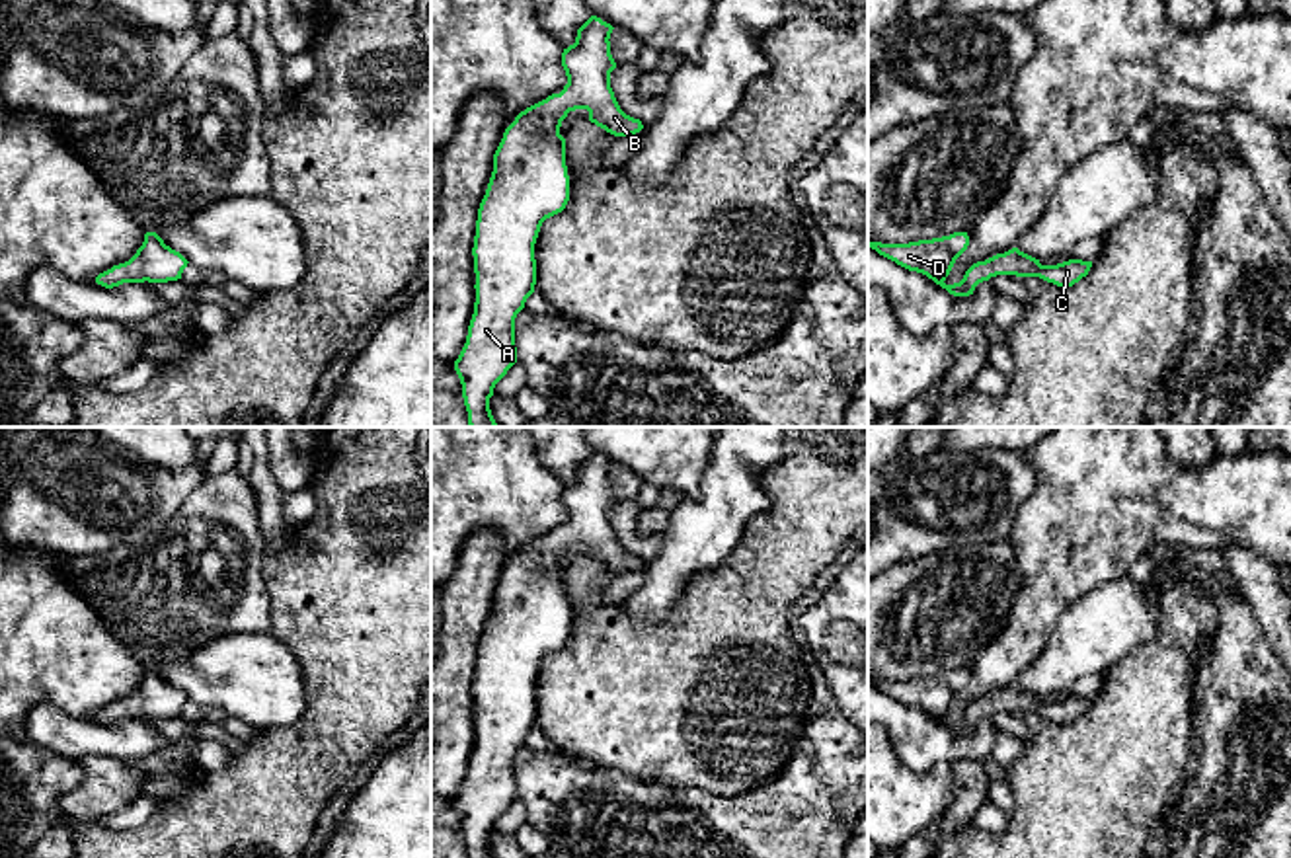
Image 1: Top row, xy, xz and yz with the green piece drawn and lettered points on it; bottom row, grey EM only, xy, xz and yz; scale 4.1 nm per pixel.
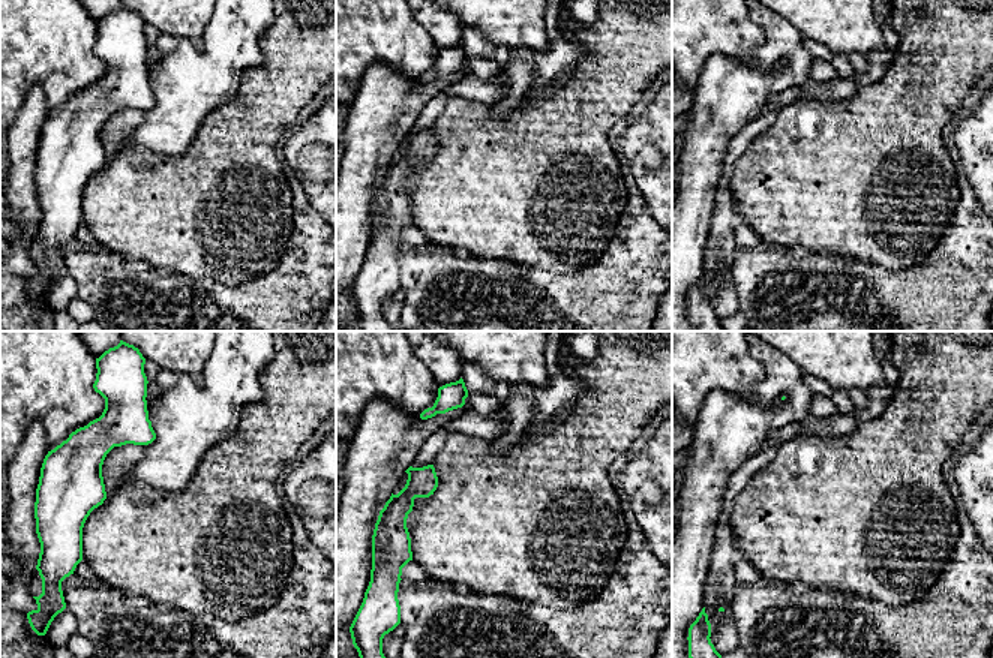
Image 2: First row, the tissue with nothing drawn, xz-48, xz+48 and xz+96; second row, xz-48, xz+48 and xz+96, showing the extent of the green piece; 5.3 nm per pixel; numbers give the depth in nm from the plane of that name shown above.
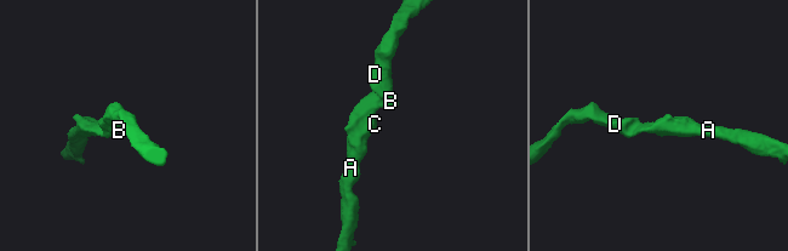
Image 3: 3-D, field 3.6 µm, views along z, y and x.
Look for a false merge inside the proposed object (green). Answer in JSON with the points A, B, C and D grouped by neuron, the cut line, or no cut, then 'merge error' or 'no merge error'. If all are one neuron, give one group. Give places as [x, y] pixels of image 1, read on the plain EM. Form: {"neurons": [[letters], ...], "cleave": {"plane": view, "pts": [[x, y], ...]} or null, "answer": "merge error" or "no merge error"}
{"neurons": [["A", "B", "C", "D"]], "cleave": null, "answer": "no merge error"}

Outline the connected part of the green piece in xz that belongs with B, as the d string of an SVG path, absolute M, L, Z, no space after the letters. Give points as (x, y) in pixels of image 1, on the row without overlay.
M591 452L579 466L575 480L564 486L562 503L567 521L560 530L521 548L505 566L493 591L493 608L478 645L474 673L476 739L466 780L454 798L462 821L468 858L495 858L489 835L495 821L517 800L515 755L525 745L536 722L534 681L546 655L562 649L569 638L569 612L566 603L566 575L562 558L569 548L587 546L589 558L614 573L630 573L644 566L640 556L626 552L610 525L616 499L610 491L612 462Z

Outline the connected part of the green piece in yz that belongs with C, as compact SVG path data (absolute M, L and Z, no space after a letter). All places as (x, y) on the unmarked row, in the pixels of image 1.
M954 669L950 673L909 681L868 679L868 684L876 686L880 692L909 708L926 712L954 733L969 733L979 720L997 712L1039 714L1057 723L1073 723L1086 714L1092 704L1092 698L1082 696L1041 702L1039 696L1020 688L1018 684L1012 684L1004 690L997 690L985 698L973 700L959 720L946 722L946 714L967 682L967 669Z

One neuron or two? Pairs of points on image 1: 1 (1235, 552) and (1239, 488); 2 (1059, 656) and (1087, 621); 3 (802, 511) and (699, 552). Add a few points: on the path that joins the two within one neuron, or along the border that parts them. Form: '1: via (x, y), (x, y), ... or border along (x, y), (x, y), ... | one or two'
1: border along (1221, 550), (1231, 545), (1245, 545), (1270, 564) | two
2: via (1067, 648), (1087, 628) | one
3: border along (765, 494), (767, 507), (712, 568) | two

